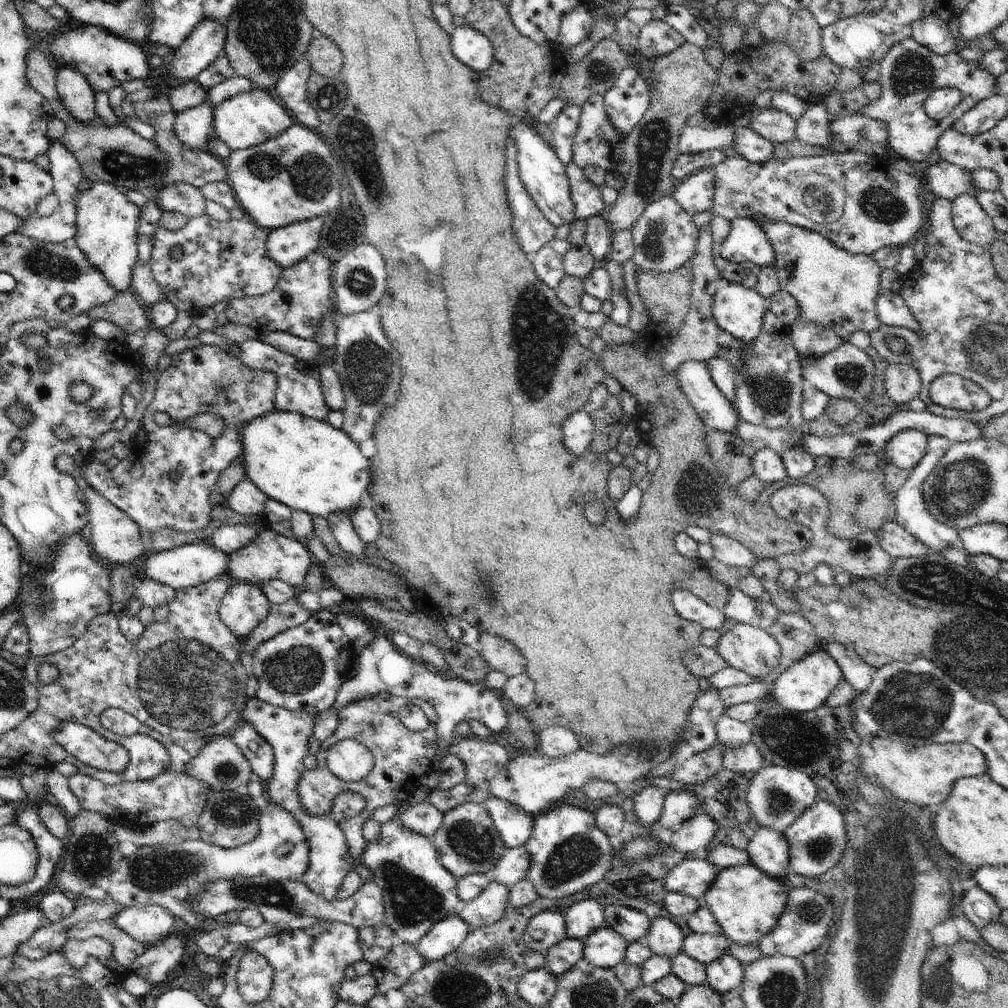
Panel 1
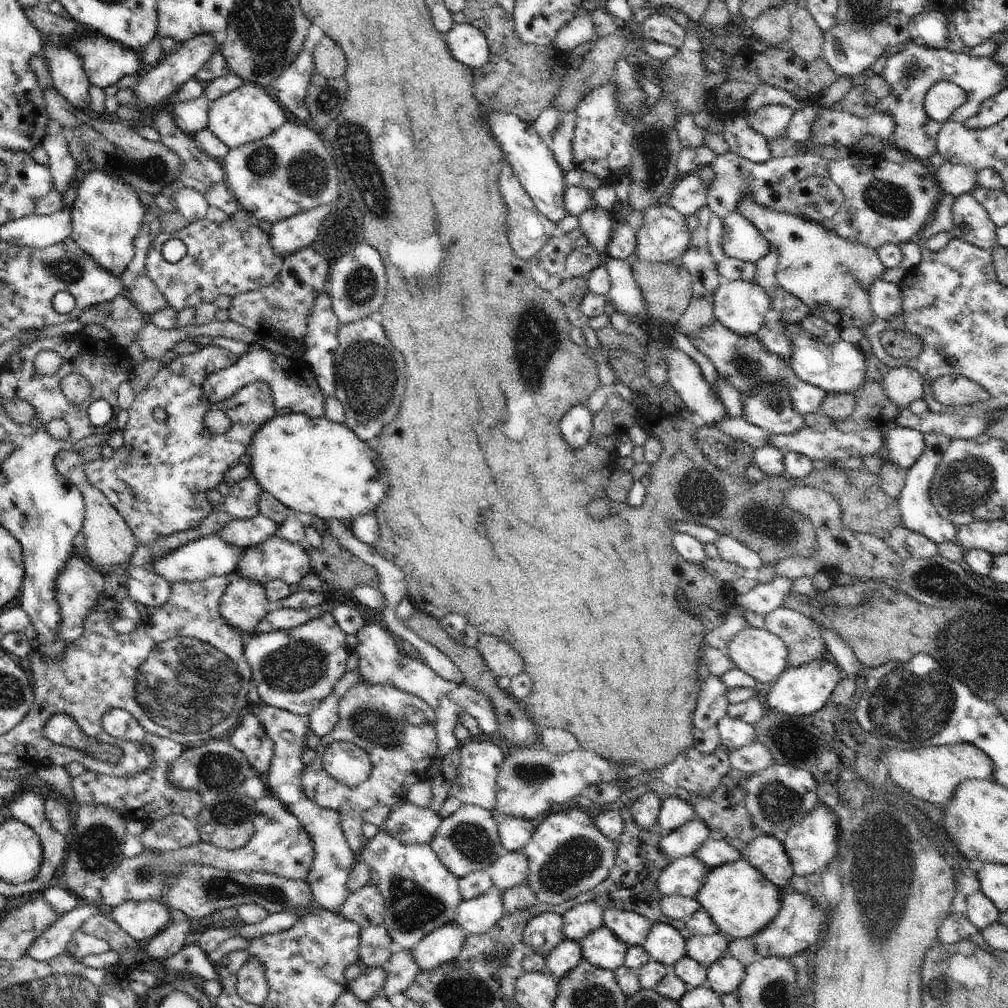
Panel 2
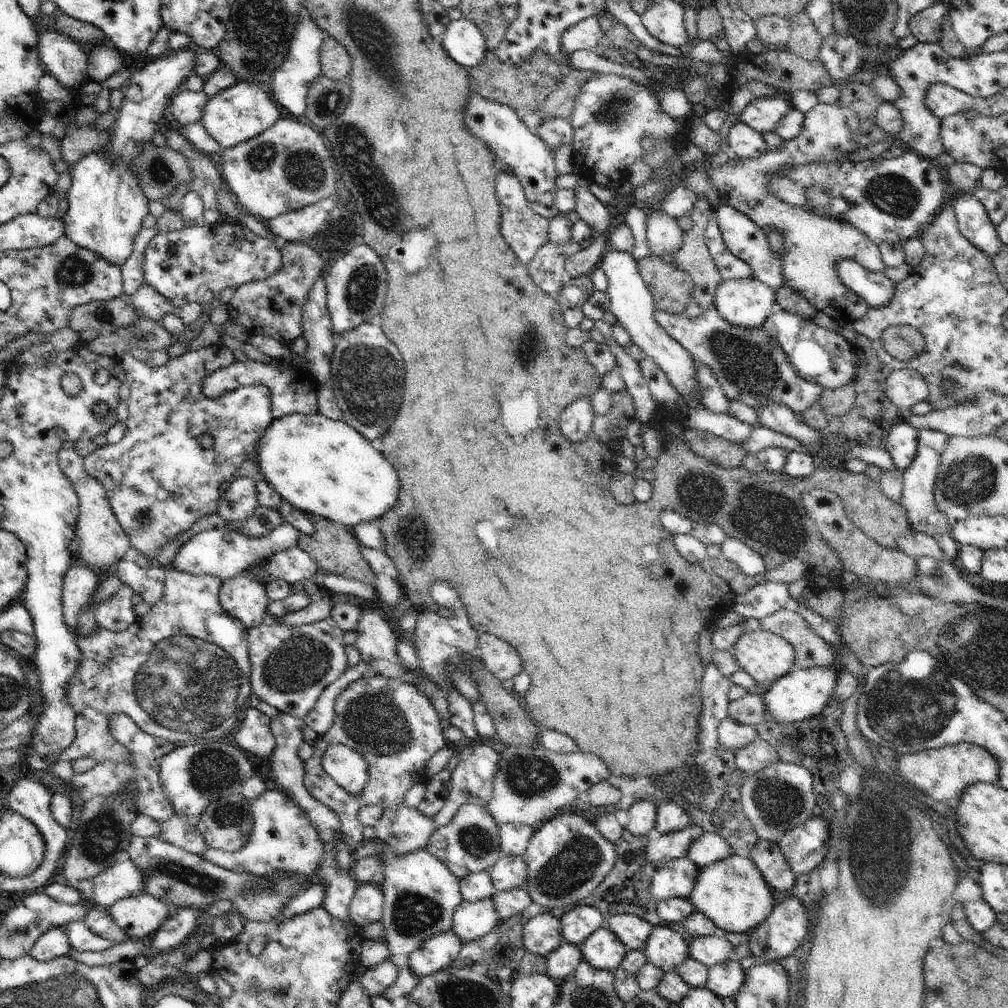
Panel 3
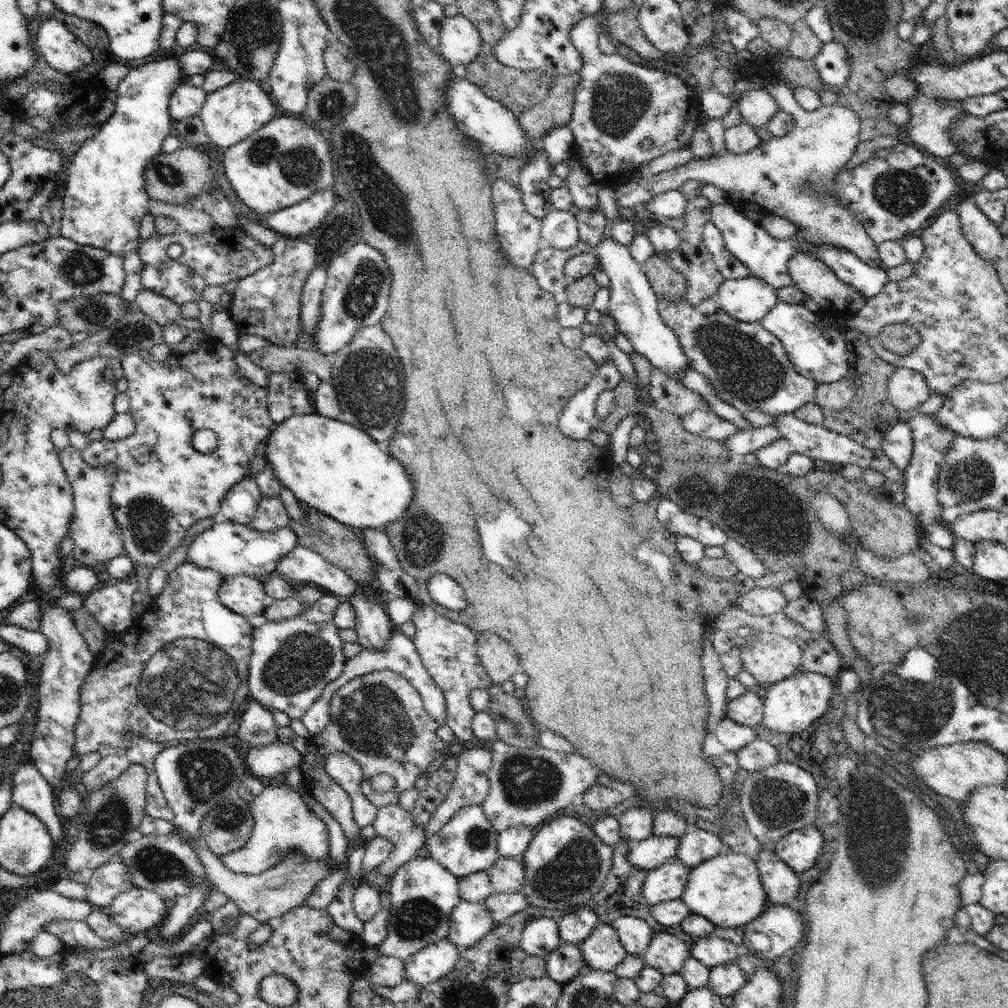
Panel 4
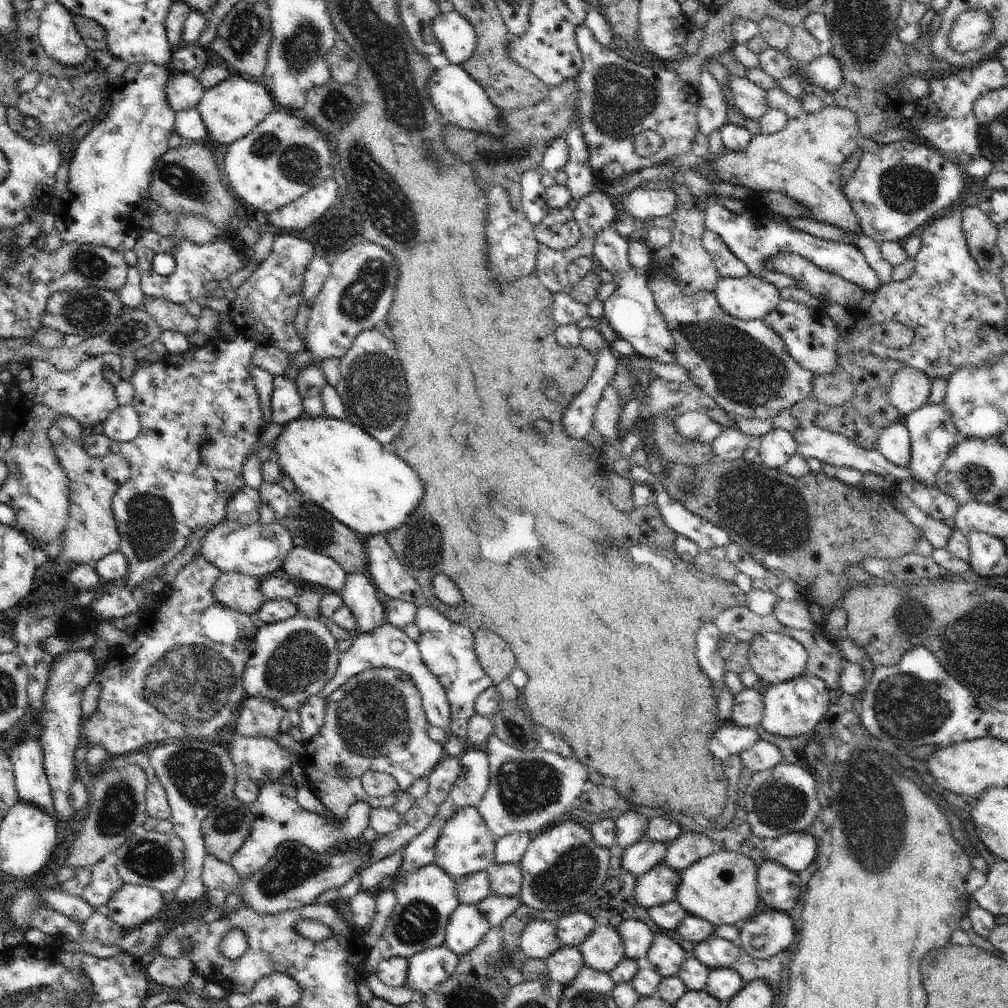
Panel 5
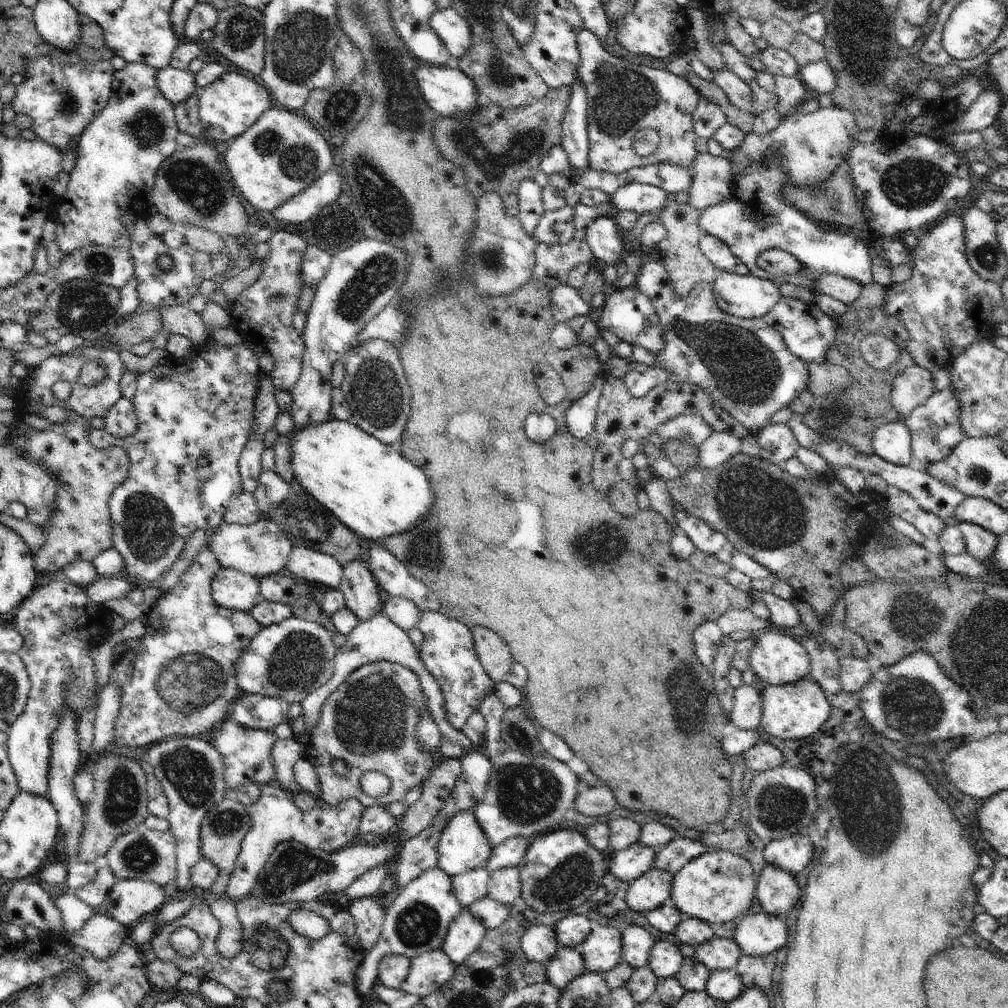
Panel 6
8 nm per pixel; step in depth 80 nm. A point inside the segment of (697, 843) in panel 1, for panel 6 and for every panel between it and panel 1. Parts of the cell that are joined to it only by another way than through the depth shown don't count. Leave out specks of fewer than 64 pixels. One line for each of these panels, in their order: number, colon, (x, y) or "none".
2: (684, 841)
3: (668, 847)
4: (649, 854)
5: (638, 859)
6: (628, 864)

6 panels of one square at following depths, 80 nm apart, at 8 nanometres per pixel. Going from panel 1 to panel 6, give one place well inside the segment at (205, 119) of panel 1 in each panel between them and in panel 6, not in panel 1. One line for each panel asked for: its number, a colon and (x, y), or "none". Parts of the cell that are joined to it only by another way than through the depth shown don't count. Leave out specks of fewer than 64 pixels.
2: (191, 117)
3: (186, 108)
4: (186, 101)
5: (184, 92)
6: (177, 86)

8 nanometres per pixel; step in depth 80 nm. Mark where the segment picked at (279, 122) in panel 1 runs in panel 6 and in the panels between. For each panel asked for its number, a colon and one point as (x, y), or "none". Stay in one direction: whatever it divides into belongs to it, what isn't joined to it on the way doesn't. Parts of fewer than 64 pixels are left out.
2: (249, 113)
3: (237, 114)
4: (233, 113)
5: (231, 110)
6: (228, 107)

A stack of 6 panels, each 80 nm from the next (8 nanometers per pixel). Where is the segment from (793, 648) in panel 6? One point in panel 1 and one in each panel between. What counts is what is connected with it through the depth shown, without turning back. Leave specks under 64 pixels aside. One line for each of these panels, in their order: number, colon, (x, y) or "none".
1: (753, 650)
2: (761, 654)
3: (765, 656)
4: (769, 657)
5: (776, 658)

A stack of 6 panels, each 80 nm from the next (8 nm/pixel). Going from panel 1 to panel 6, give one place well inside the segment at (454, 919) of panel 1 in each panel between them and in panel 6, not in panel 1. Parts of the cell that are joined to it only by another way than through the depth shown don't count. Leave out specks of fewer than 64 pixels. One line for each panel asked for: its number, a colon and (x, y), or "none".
2: (443, 943)
3: (438, 952)
4: (436, 959)
5: (426, 969)
6: (428, 972)

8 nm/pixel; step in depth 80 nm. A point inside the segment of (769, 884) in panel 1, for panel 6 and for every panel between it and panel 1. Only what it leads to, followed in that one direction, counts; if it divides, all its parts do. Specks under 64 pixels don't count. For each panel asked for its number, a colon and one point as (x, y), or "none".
2: (741, 901)
3: (732, 893)
4: (726, 890)
5: (722, 887)
6: (719, 886)

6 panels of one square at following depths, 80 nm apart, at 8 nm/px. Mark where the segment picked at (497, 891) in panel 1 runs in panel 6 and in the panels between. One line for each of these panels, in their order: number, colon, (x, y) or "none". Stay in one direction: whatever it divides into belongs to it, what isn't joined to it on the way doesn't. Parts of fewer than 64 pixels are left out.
2: (477, 915)
3: (471, 920)
4: (469, 922)
5: (467, 925)
6: (465, 933)

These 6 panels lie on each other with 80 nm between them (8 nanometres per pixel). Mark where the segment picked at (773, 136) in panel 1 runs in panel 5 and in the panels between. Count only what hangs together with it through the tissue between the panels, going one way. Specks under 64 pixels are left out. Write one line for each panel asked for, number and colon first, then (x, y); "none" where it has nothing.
2: (772, 121)
3: (763, 115)
4: (757, 107)
5: (751, 100)

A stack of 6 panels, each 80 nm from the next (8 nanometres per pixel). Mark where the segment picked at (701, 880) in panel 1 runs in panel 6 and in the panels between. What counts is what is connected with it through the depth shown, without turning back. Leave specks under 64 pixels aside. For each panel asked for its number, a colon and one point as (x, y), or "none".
2: (685, 876)
3: (676, 878)
4: (669, 881)
5: (658, 886)
6: (654, 888)

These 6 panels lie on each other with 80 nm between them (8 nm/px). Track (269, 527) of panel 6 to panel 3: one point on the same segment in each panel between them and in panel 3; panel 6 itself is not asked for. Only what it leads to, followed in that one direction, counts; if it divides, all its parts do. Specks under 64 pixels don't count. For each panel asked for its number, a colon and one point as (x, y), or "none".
3: (221, 552)
4: (231, 549)
5: (259, 550)

